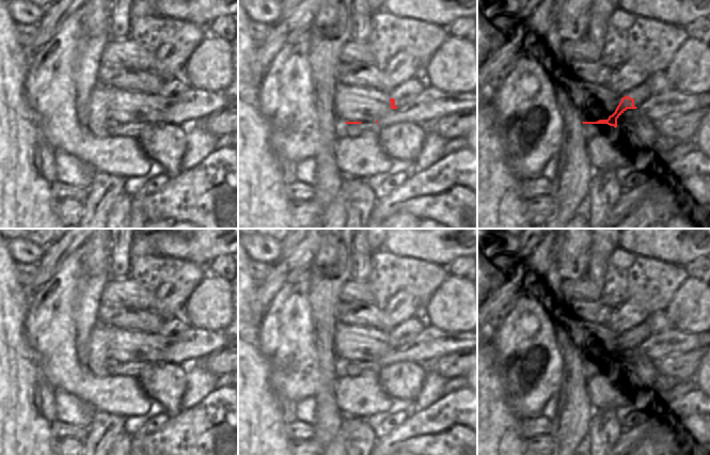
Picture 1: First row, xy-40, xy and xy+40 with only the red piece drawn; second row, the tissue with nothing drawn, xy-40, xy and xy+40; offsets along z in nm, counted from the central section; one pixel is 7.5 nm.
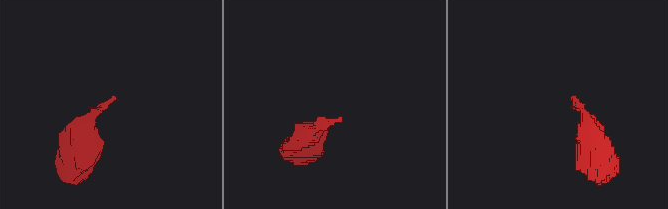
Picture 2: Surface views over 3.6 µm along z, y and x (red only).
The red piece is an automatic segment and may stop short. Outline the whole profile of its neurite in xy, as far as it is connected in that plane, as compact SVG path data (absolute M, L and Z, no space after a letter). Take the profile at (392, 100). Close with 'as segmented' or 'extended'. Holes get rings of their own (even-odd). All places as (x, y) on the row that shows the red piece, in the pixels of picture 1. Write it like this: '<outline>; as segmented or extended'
M427 85L413 100L400 106L395 106L395 99L390 98L391 109L377 121L381 126L390 126L398 122L413 122L415 124L428 124L445 115L452 115L460 111L473 111L477 109L477 90L464 94L452 94Z; extended

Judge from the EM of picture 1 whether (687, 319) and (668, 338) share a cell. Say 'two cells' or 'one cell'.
two cells

